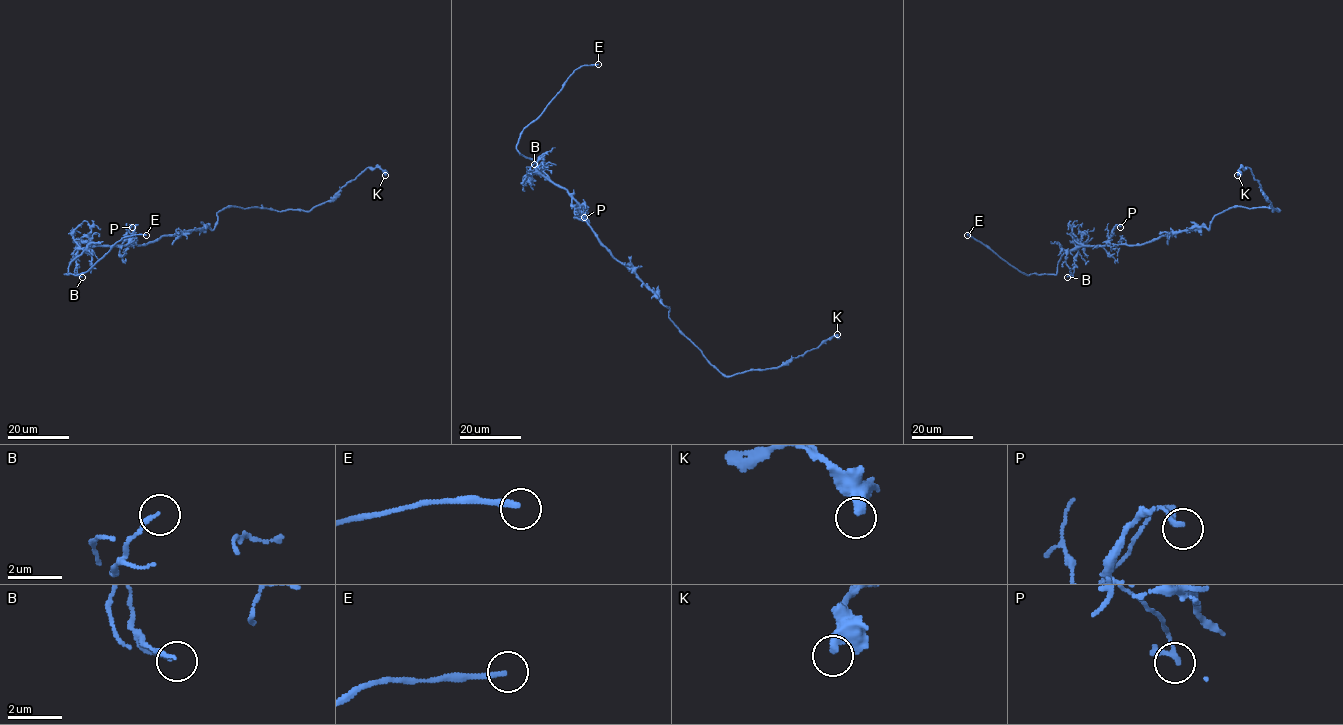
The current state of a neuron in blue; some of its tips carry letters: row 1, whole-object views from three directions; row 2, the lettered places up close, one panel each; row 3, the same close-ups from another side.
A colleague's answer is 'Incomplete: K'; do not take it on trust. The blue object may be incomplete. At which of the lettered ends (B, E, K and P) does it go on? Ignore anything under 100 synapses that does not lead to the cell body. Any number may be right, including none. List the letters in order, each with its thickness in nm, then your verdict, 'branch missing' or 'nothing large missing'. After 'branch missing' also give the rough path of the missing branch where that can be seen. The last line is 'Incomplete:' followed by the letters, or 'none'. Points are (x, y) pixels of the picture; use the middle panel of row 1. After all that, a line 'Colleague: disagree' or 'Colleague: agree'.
B: 140 nm | nothing large missing
E: 240 nm | branch missing
K: 400 nm | nothing large missing
P: 140 nm | nothing large missing
Incomplete: E
Colleague: disagree

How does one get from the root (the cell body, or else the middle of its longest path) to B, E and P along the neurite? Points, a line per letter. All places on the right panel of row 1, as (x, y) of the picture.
B: (1166, 234), (1141, 244), (1079, 246), (1075, 248), (1078, 253), (1074, 271), (1067, 277)
E: (1166, 234), (1141, 244), (1076, 246), (1062, 256), (1055, 274), (1041, 275), (1021, 272), (967, 235)
P: (1166, 234), (1141, 244), (1110, 244), (1111, 232), (1117, 224), (1120, 227)

